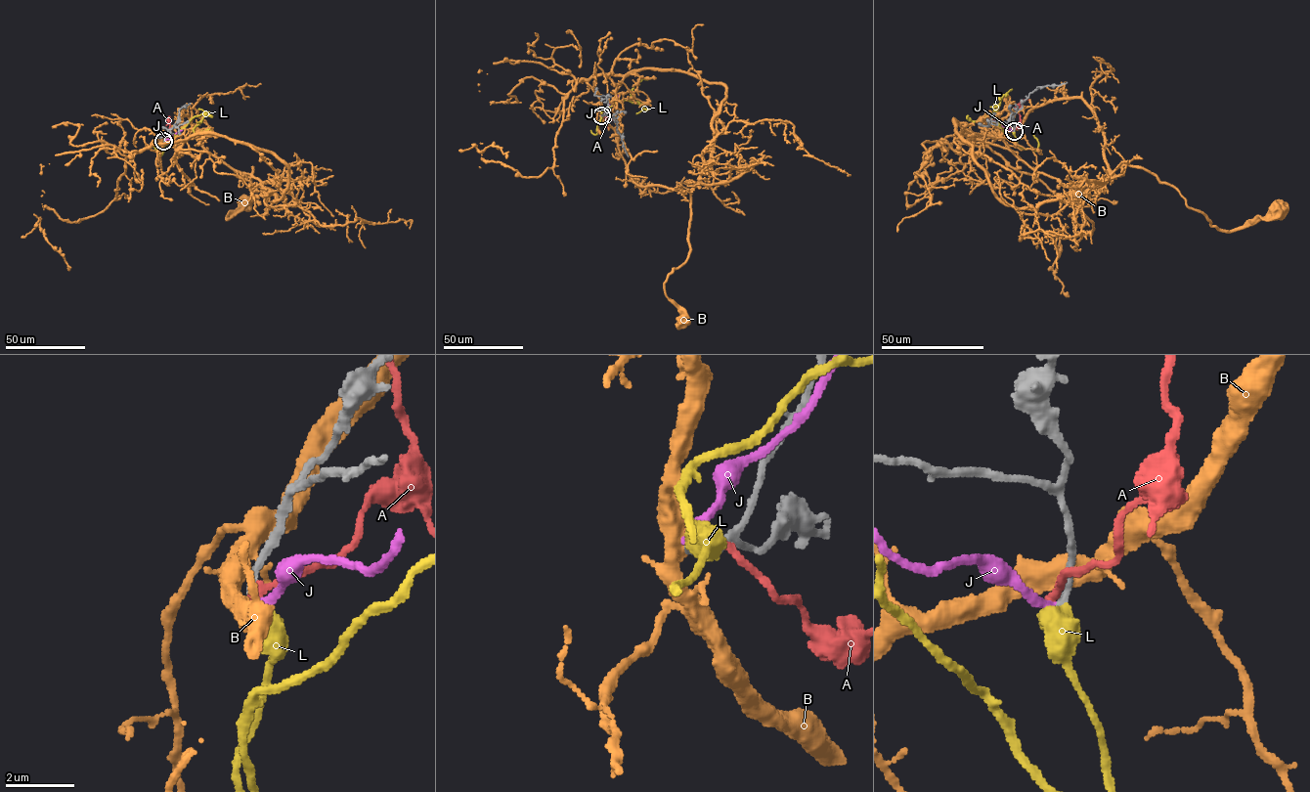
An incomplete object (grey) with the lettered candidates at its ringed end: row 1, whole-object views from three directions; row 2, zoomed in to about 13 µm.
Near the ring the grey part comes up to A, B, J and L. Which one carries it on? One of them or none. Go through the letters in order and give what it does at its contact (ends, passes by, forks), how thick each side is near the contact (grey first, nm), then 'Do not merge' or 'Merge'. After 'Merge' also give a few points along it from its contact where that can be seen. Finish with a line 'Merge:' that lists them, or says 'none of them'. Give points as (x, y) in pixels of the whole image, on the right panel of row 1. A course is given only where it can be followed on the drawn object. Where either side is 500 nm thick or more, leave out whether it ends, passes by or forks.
A: It ends there. Thickness 240 nm (grey) against 240 nm. Do not merge
B: It forks there. Thickness 280 nm (grey) against 440 nm. Do not merge
J: It ends there. Thickness 240 nm (grey) against 280 nm. Do not merge
L: Thickness 240 nm (grey) against 700 nm. Merge. Its course: (1014, 131), (1017, 144), (994, 113), (995, 103), (1003, 95), (997, 109), (982, 121), (967, 118)
Merge: L

